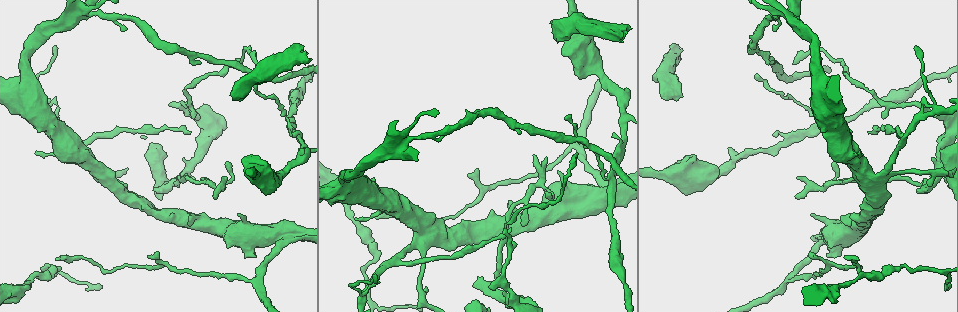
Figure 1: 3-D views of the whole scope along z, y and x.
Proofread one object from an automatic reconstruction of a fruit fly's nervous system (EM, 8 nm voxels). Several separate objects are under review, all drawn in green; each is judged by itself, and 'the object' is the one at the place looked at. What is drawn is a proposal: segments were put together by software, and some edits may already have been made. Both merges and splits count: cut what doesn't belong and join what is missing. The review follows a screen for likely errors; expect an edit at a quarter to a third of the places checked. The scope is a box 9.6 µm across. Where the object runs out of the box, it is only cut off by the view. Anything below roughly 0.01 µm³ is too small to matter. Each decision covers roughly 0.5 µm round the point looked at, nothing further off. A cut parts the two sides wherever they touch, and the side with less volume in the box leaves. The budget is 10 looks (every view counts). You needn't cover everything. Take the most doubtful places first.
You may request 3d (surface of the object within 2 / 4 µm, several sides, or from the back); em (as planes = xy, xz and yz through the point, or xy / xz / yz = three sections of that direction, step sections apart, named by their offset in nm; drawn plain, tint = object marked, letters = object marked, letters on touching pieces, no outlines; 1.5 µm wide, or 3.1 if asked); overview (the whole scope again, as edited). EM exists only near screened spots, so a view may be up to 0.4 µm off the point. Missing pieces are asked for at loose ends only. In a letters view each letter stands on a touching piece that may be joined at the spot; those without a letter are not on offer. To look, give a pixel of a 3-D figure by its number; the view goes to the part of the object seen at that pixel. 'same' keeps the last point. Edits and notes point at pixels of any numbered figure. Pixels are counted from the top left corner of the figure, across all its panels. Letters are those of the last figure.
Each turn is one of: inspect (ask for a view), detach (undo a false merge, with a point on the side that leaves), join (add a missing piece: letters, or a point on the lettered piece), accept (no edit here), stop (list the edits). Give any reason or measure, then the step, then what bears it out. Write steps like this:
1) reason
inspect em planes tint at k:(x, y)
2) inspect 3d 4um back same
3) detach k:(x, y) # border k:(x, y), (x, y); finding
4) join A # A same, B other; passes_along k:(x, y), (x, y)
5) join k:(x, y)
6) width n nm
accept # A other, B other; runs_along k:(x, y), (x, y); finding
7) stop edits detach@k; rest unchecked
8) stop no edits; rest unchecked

thick end
inspect em planes letters at 1:(551, 22)

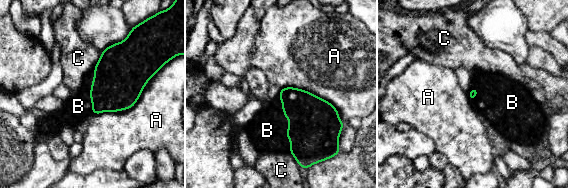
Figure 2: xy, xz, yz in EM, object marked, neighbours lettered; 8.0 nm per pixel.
join B # A other, B same, C other; passes_along 2:(314, 129), (289, 124), (267, 130); it goes on there

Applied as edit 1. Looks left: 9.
long arm stops here
inspect 3d 4um at 1:(868, 132)

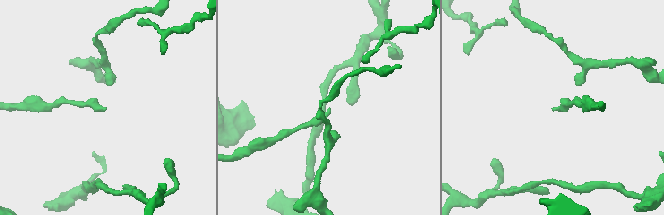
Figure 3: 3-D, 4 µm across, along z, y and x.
inspect em xz step 8 letters at 3:(328, 111)

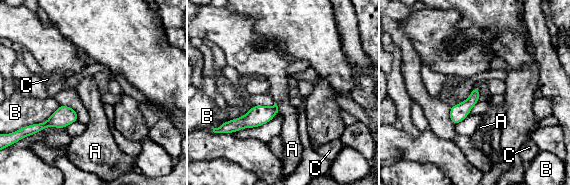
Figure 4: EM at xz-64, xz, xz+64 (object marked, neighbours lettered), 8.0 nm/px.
inspect em planes letters same

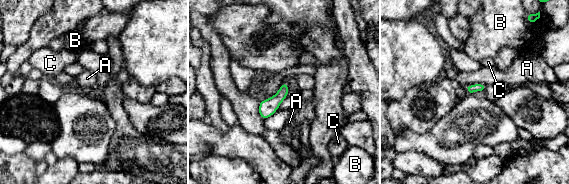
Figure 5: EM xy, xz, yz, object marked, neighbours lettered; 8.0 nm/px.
accept # A other, B other, C other; border 5:(485, 84), (474, 83), (467, 87); none of them fits

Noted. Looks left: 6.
a fork
inspect em xz step 4 tint at 1:(608, 177)

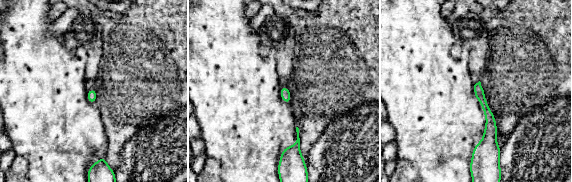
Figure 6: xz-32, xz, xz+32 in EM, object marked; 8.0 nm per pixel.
inspect em planes tint same

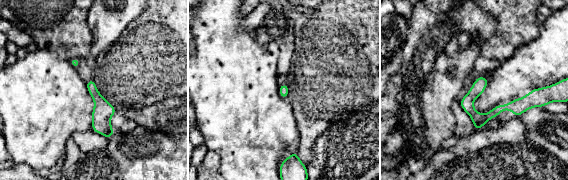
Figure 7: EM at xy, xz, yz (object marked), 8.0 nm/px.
inspect em planes letters same

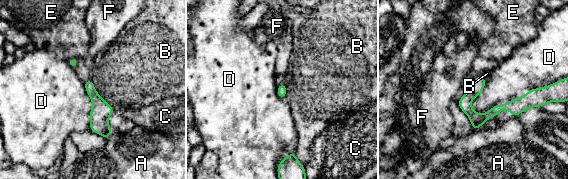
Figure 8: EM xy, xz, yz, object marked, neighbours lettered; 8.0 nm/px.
longest_contact D 600 nm
accept # A other, B other, C other, D other, E other, F other; runs_along 8:(534, 93), (485, 117), (460, 103); continuous, no second neuron

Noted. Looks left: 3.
thin end
inspect 3d 4um back at 1:(226, 177)

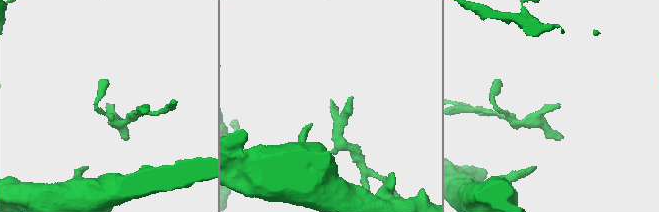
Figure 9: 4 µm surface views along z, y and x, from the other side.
inspect em xy step 8 letters at 9:(331, 99)

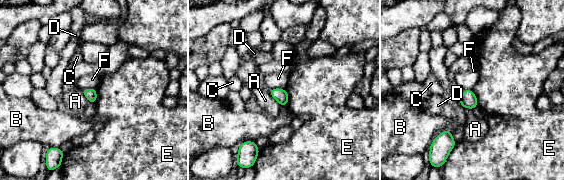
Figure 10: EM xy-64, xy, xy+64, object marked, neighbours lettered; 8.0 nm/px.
inspect em planes letters same

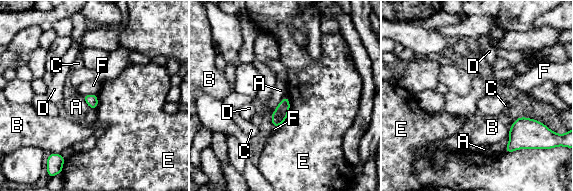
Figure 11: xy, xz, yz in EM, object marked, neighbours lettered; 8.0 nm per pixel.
width 100 nm
accept # A other, B other, C other, D other, E other, F other; border 11:(285, 95), (275, 107); no lettered piece goes on from it

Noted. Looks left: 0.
stop edits join@2; rest unchecked

